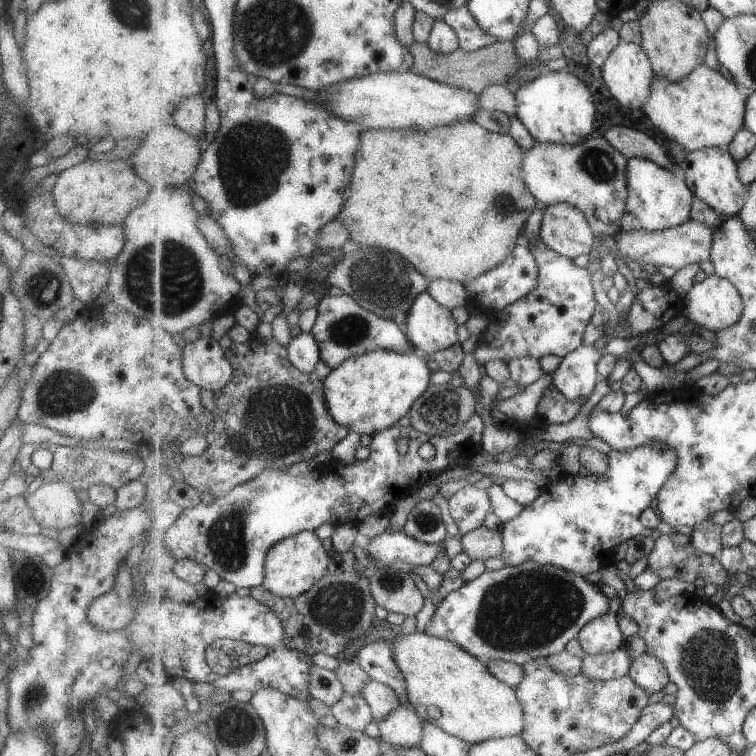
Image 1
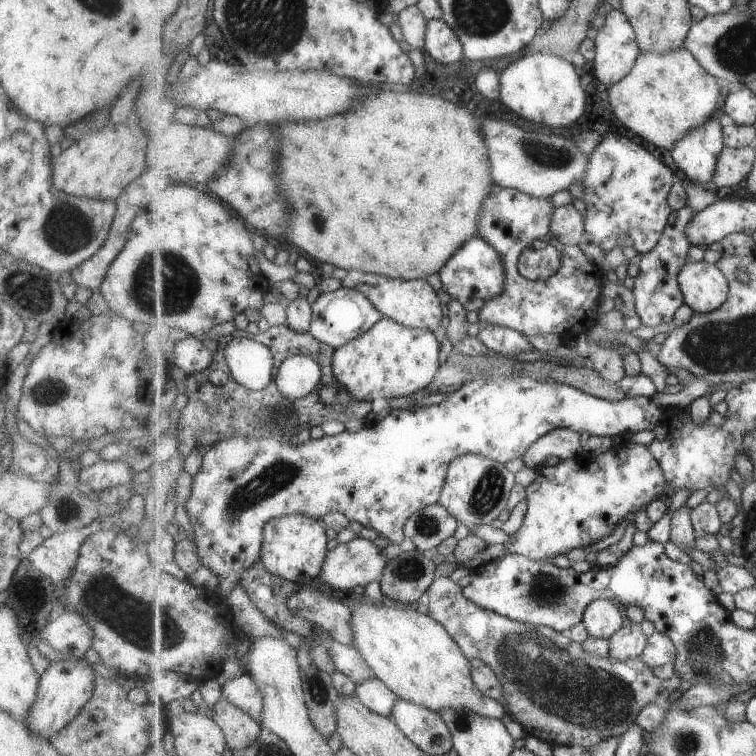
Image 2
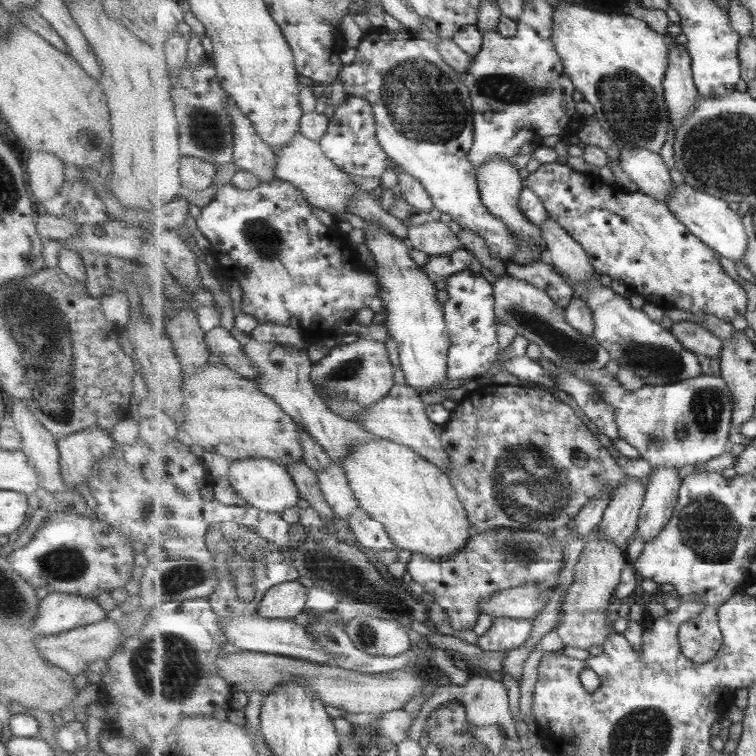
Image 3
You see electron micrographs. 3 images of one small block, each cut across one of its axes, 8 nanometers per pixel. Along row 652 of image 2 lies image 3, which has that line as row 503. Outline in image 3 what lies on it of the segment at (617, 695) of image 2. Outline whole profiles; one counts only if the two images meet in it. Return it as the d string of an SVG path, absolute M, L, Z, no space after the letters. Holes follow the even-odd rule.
M486 383L477 388L469 388L464 399L458 402L457 407L451 411L449 421L444 425L444 431L440 437L451 457L450 466L448 466L448 470L445 470L445 473L451 477L458 496L467 509L474 536L499 528L537 531L543 535L559 534L559 530L568 526L581 512L582 508L585 508L594 498L602 496L606 490L610 490L611 499L613 499L613 494L620 487L620 484L624 480L628 480L629 477L615 458L611 456L609 450L601 445L597 435L589 430L589 426L583 424L583 420L575 414L575 410L544 388L525 388L525 386L519 385L497 385L492 383Z

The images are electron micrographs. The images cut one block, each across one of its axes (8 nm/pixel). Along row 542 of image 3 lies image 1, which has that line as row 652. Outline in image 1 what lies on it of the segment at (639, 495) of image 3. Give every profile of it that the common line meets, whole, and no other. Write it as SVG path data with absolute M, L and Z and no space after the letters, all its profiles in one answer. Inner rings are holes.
M627 647L609 652L609 654L588 655L583 660L581 673L585 678L609 681L629 675L632 658Z

